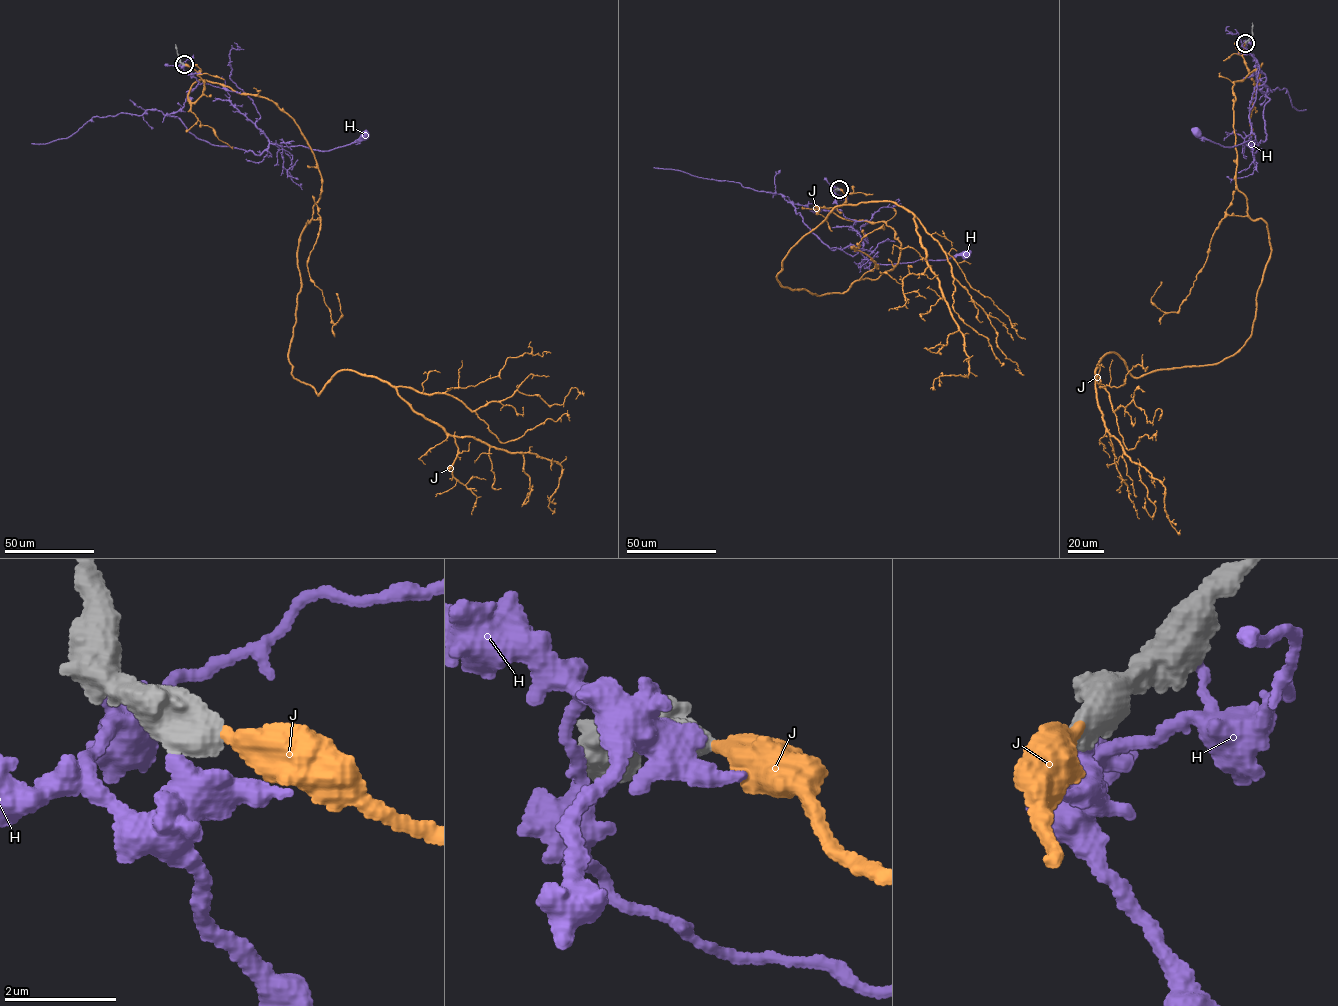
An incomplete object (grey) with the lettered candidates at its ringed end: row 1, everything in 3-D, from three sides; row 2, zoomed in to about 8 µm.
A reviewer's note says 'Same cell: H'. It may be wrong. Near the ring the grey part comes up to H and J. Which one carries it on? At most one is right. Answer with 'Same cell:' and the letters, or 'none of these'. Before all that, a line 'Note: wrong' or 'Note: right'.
Note: wrong
Same cell: J

